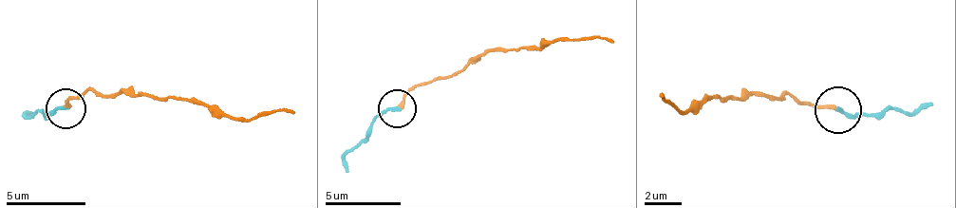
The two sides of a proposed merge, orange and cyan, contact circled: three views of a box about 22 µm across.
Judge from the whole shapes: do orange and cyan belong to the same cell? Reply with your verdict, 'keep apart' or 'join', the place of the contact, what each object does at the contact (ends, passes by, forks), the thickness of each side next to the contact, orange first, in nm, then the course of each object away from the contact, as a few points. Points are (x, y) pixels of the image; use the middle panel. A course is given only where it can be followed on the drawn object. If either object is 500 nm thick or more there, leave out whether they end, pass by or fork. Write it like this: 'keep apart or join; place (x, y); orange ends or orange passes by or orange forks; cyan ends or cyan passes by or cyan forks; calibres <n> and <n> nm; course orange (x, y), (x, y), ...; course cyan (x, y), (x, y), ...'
join; place (397, 108); orange ends; cyan ends; calibres 200 and 200 nm; course orange (398, 109), (409, 90), (459, 73), (490, 50), (570, 41), (612, 41); course cyan (398, 109), (381, 111), (345, 157), (348, 173)

